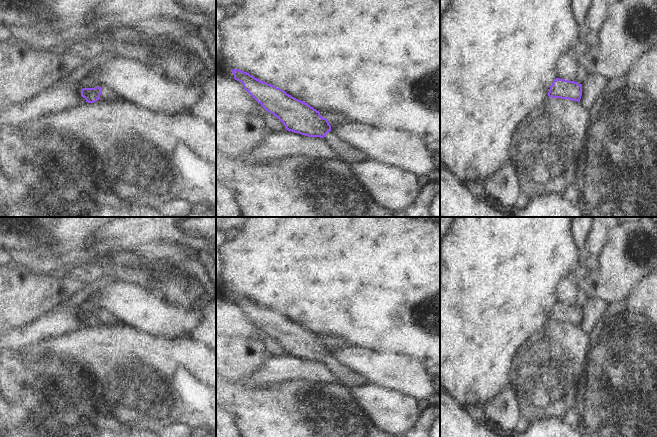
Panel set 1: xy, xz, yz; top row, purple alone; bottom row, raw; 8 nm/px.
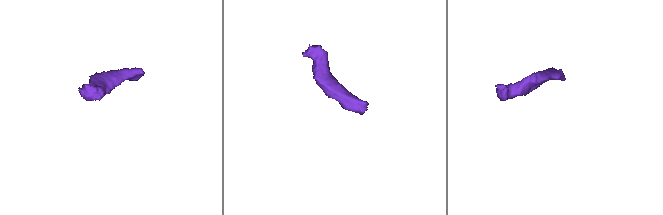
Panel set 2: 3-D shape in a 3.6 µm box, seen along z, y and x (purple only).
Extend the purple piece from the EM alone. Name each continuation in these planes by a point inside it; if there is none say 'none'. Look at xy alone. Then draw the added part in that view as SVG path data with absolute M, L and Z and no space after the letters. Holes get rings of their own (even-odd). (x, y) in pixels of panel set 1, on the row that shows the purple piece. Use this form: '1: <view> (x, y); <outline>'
1: xy (108, 94); M101 86L102 92L100 95L100 100L102 101L115 101L121 99L116 91L114 91L109 86Z

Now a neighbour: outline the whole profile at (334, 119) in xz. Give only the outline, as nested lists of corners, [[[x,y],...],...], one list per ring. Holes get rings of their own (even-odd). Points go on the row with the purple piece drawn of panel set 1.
[[[323,110],[319,111],[321,117],[326,118],[329,122],[329,124],[332,126],[338,126],[338,125],[344,125],[345,123],[349,122],[349,120],[341,116],[340,114],[336,112],[325,112]]]

